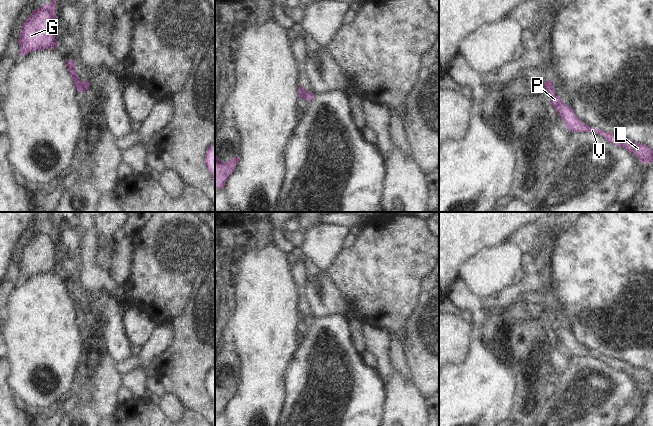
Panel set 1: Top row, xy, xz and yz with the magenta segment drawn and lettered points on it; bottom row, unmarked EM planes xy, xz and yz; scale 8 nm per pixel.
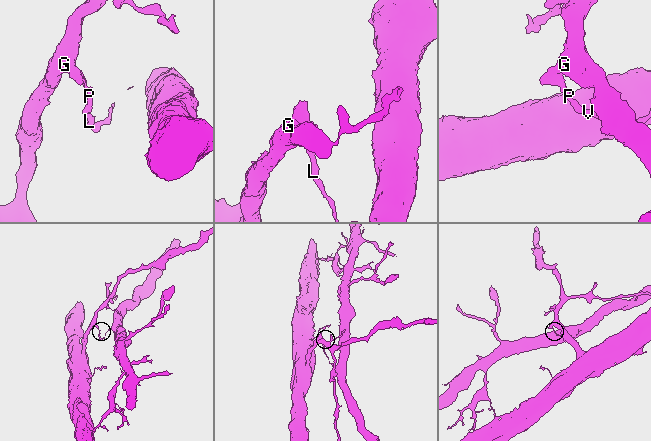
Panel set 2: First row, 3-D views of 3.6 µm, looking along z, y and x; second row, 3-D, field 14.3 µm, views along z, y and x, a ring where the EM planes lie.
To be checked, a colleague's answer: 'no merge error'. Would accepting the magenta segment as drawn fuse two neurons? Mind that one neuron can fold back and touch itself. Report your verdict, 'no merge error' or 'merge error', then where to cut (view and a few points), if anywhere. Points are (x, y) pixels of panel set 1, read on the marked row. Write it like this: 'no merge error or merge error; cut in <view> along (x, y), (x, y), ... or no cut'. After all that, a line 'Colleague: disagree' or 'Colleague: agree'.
merge error; cut in xy along (81, 82), (82, 91)
Colleague: disagree

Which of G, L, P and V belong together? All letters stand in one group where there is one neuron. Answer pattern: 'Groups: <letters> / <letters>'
Groups: G / L P V.

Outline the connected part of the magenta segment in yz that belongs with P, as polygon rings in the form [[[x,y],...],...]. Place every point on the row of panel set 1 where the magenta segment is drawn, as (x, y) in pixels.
[[[550,80],[543,83],[544,92],[550,98],[550,104],[555,108],[558,115],[563,120],[569,132],[589,132],[603,136],[608,142],[625,148],[628,152],[636,156],[641,164],[649,164],[653,162],[653,150],[643,143],[636,143],[629,138],[601,131],[594,127],[589,127],[580,121],[573,109],[565,105],[561,98],[556,95],[554,86]]]

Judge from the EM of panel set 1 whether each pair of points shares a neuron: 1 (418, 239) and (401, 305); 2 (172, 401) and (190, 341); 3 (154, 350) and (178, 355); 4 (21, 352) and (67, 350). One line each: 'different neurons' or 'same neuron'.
1: same neuron
2: different neurons
3: different neurons
4: same neuron

